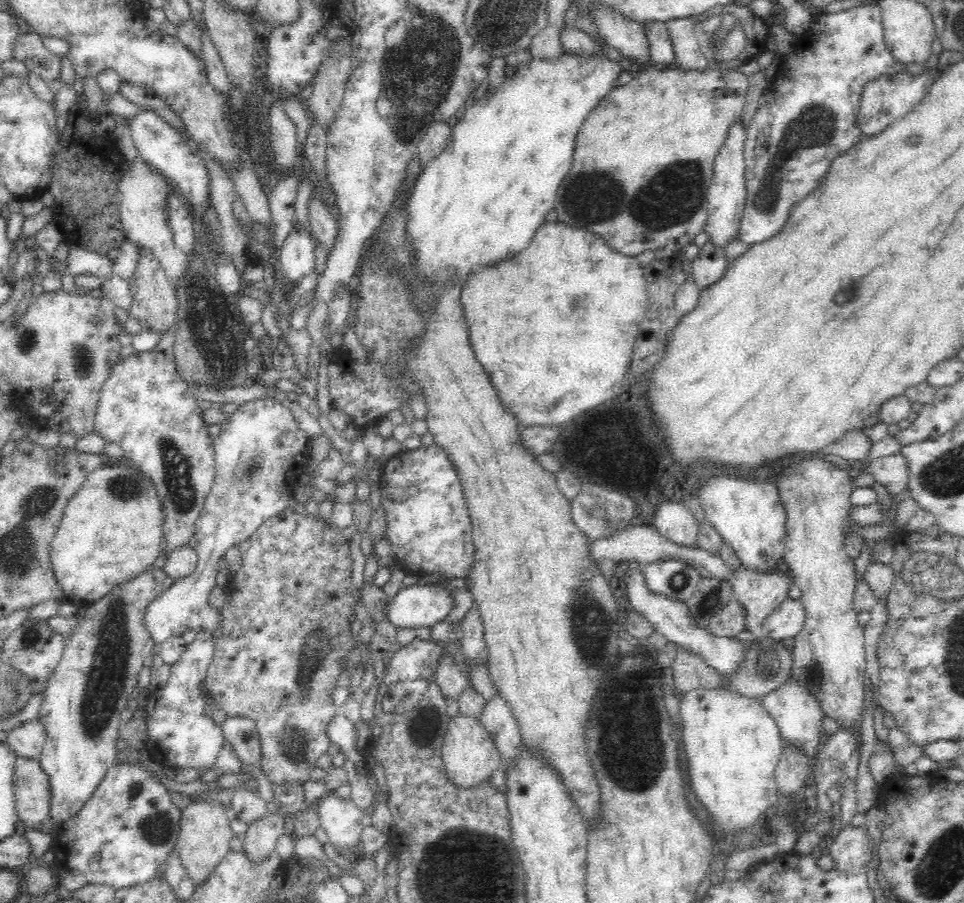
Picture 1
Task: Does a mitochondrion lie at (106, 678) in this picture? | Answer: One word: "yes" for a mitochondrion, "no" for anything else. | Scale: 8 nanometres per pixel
yes

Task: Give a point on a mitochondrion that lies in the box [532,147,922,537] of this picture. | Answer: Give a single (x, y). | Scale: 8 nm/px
(671, 199)

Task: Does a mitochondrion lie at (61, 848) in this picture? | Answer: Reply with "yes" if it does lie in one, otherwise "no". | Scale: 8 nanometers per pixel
no

